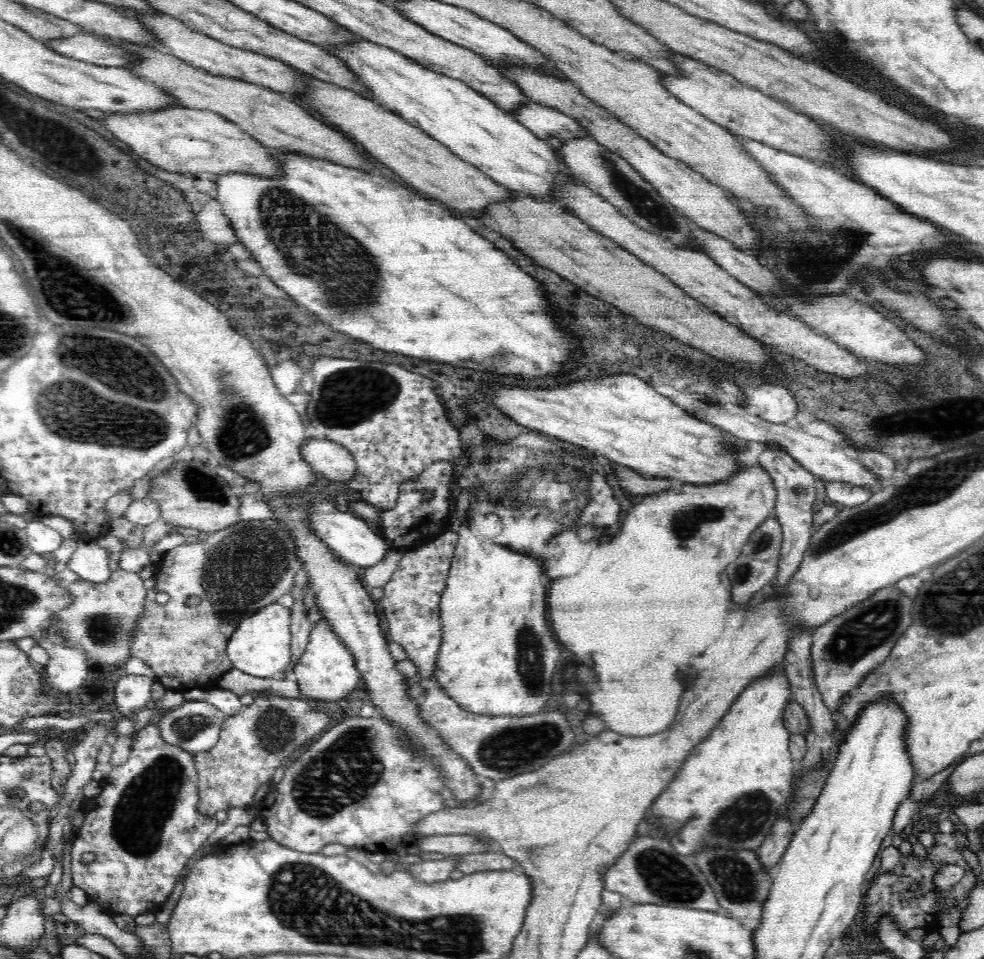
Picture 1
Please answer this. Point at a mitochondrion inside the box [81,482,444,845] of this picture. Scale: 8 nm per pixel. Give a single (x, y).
(248, 565)

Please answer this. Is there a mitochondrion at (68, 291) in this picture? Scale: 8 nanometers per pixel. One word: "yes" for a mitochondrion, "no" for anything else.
yes

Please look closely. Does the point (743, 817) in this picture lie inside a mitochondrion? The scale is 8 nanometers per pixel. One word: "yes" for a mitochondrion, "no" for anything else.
yes

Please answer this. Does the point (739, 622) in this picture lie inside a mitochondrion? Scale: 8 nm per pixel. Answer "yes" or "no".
no

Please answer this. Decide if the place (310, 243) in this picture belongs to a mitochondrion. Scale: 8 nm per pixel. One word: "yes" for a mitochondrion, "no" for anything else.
yes

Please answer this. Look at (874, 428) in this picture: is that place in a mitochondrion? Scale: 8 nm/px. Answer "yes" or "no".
yes

